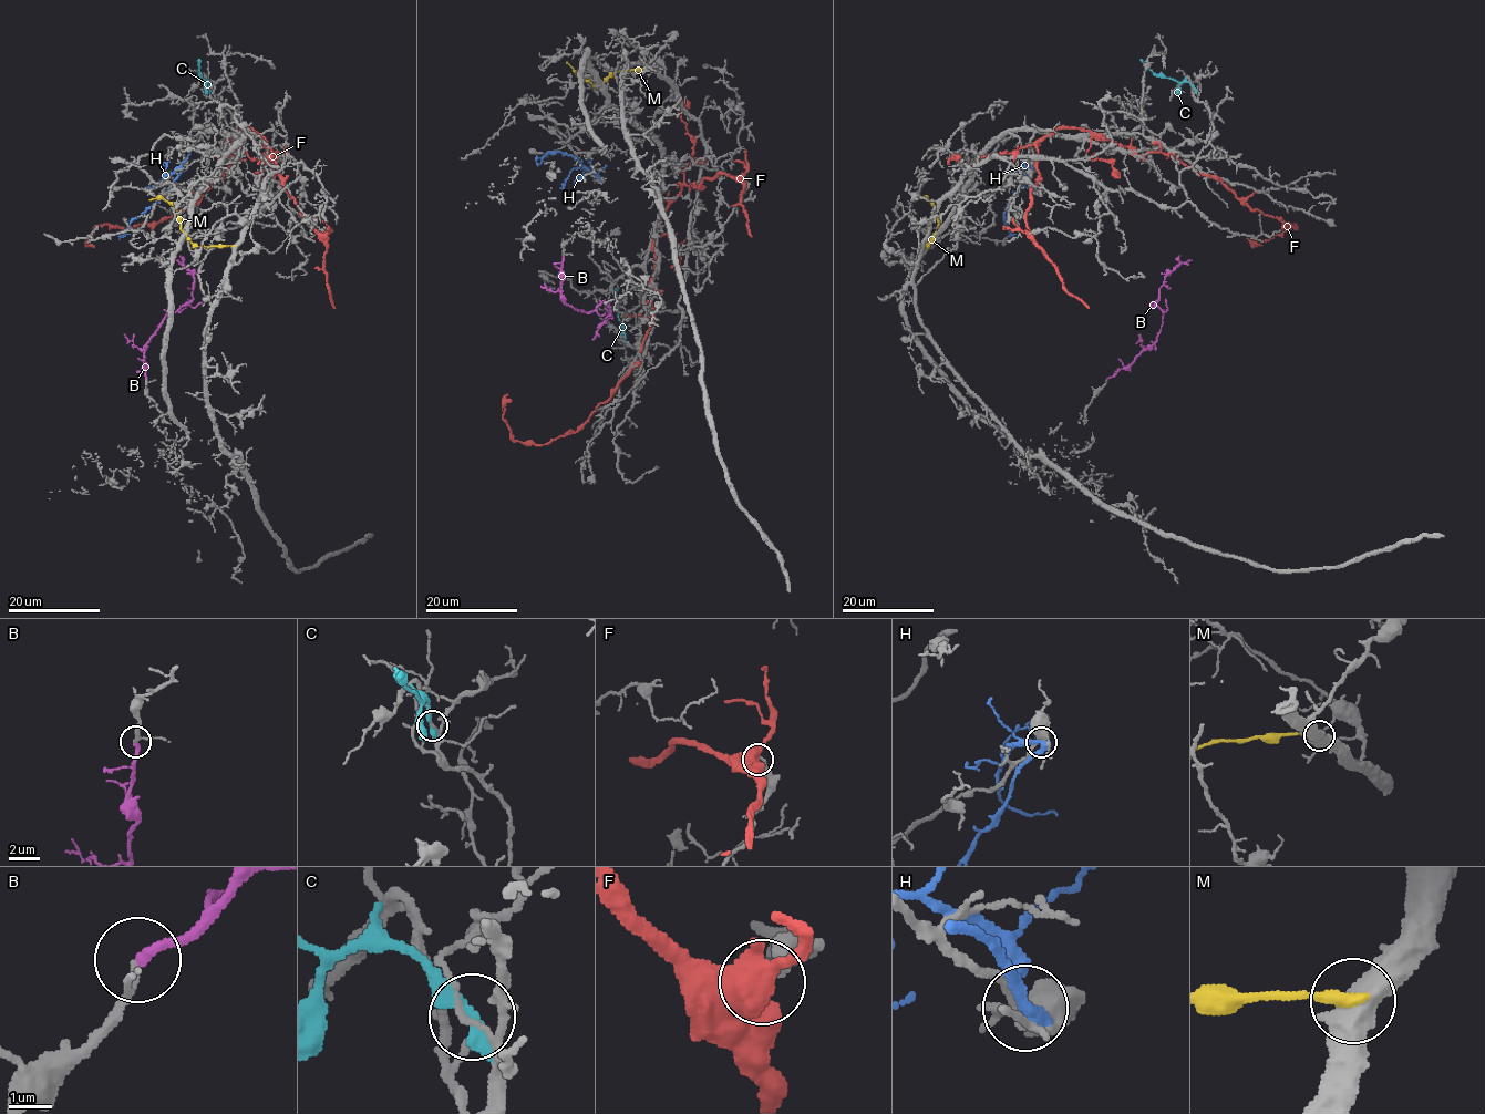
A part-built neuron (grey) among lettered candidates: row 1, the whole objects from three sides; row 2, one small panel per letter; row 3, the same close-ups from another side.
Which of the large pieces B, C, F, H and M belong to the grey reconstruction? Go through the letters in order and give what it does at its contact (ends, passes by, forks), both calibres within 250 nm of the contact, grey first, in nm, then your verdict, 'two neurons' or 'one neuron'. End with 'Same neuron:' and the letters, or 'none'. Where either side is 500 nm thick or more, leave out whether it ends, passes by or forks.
B: it ends | 160/280 nm | one neuron
C: it passes by | 90/320 nm | two neurons
F: 150/500 nm | two neurons
H: it passes by | 360/320 nm | two neurons
M: 600/360 nm | two neurons
Same neuron: B

